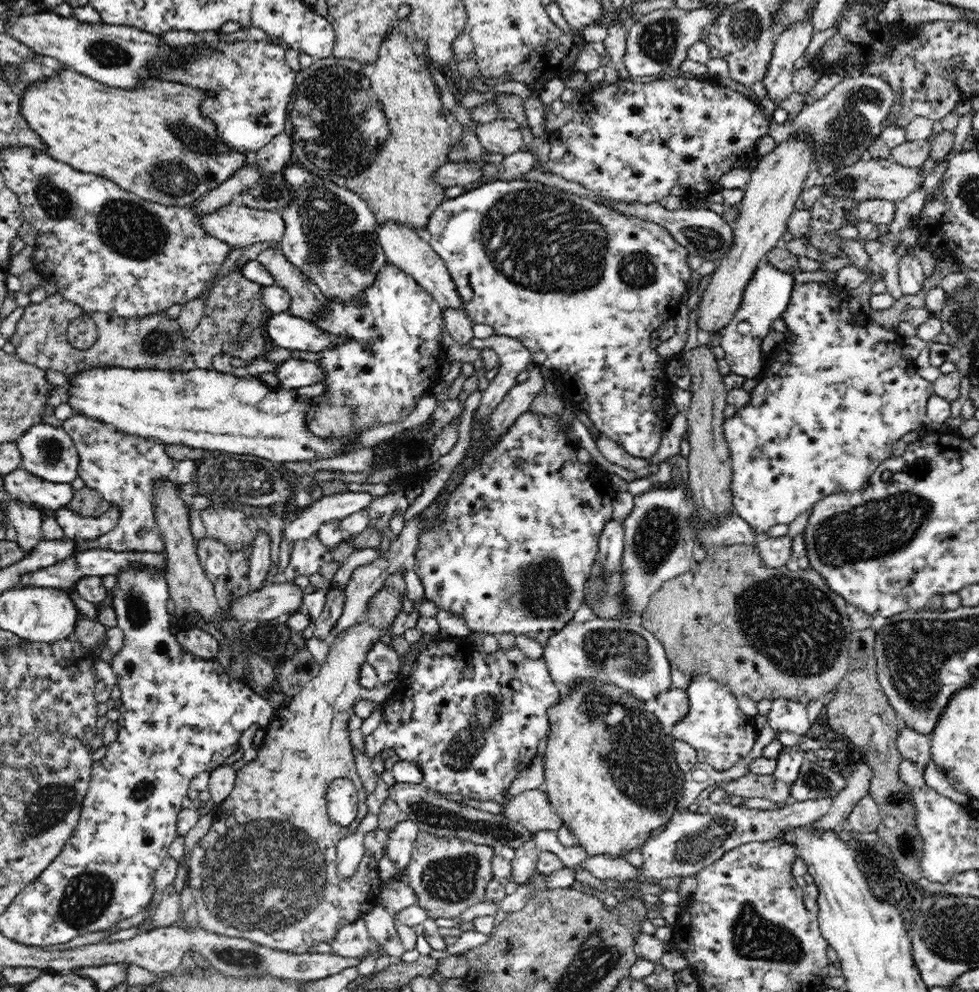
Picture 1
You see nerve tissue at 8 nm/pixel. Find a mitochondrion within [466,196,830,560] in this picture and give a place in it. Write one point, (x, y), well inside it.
(708, 241)

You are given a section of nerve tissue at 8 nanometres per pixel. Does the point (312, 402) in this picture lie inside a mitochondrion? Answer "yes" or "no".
no

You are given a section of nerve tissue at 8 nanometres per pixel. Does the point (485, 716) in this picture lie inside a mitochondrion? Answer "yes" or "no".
yes

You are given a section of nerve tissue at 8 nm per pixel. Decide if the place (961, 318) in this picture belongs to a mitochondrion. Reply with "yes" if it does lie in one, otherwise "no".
yes

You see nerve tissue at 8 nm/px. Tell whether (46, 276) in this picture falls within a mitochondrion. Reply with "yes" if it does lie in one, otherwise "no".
no

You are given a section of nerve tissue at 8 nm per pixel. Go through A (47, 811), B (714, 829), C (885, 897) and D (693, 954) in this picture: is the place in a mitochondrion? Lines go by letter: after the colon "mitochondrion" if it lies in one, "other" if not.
A: mitochondrion
B: mitochondrion
C: other
D: other

